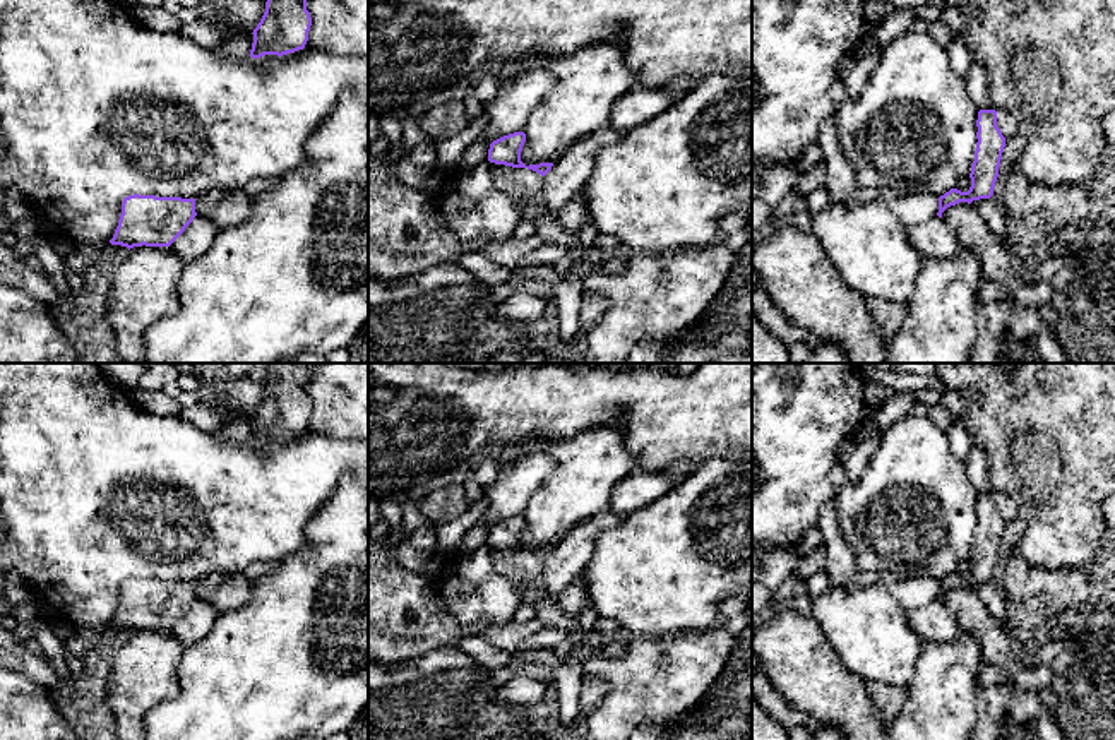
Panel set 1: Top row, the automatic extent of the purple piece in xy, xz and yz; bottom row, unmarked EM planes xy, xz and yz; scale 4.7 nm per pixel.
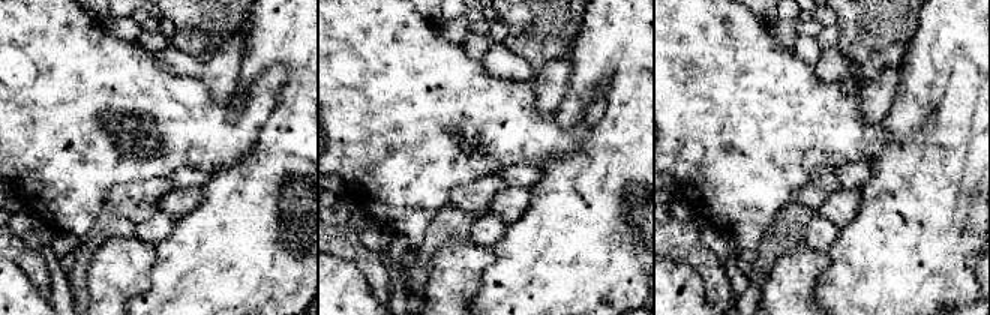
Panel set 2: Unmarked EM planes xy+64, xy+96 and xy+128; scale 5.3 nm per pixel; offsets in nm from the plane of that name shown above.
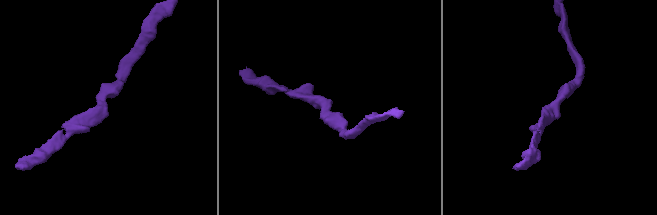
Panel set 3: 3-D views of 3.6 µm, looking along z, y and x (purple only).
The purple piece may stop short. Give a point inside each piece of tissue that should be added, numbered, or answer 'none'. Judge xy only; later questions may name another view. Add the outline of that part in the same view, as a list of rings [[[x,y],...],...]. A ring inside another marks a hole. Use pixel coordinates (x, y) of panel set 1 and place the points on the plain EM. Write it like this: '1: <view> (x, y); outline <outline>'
none

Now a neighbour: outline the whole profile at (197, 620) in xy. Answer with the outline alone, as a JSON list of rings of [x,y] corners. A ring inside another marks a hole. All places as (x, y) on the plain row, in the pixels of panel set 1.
[[[195,600],[185,615],[168,632],[183,646],[195,644],[211,630],[219,613],[221,610],[211,603]]]

